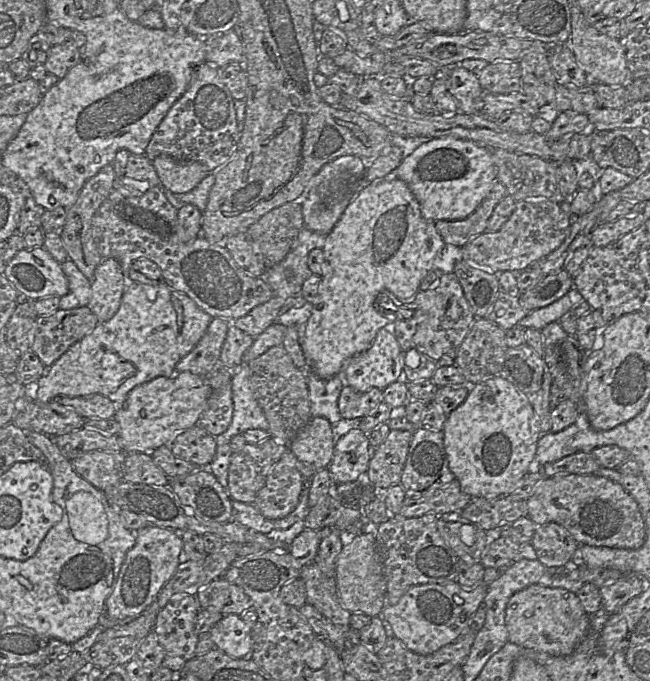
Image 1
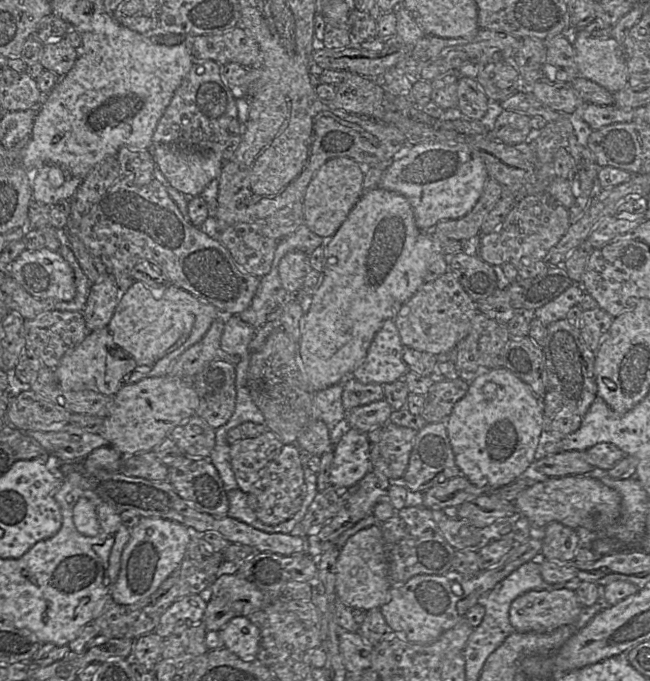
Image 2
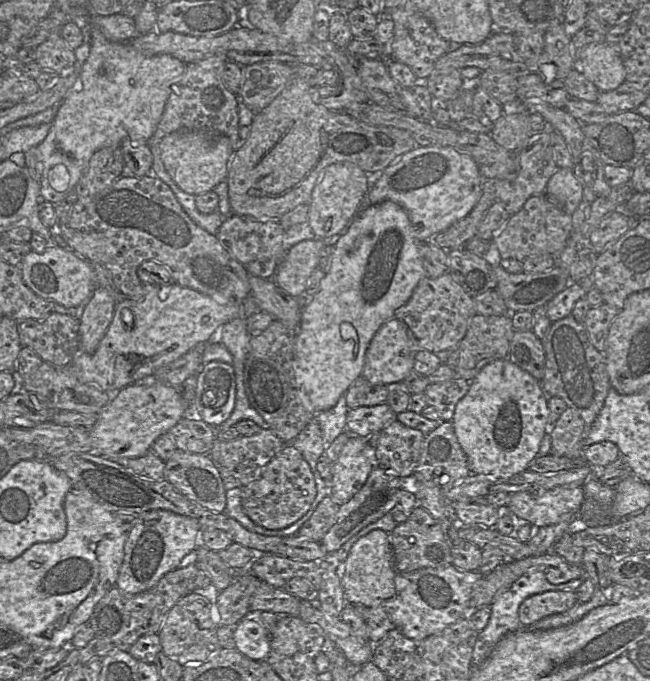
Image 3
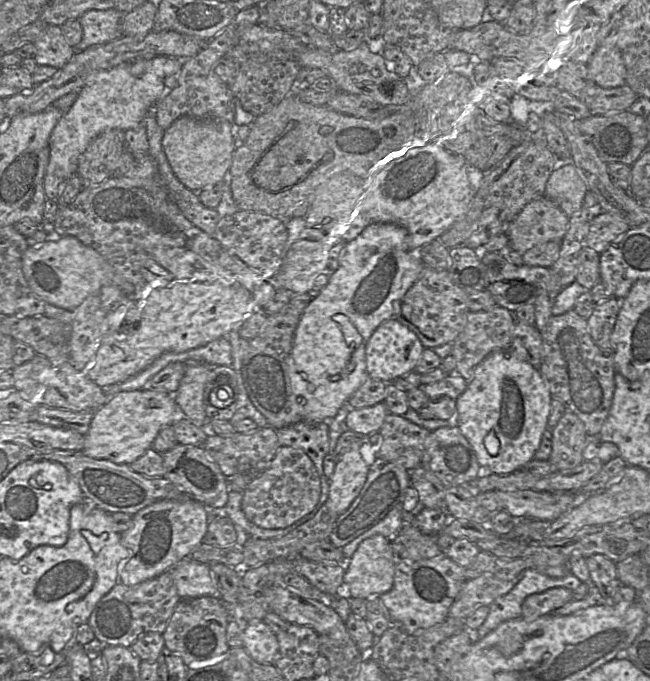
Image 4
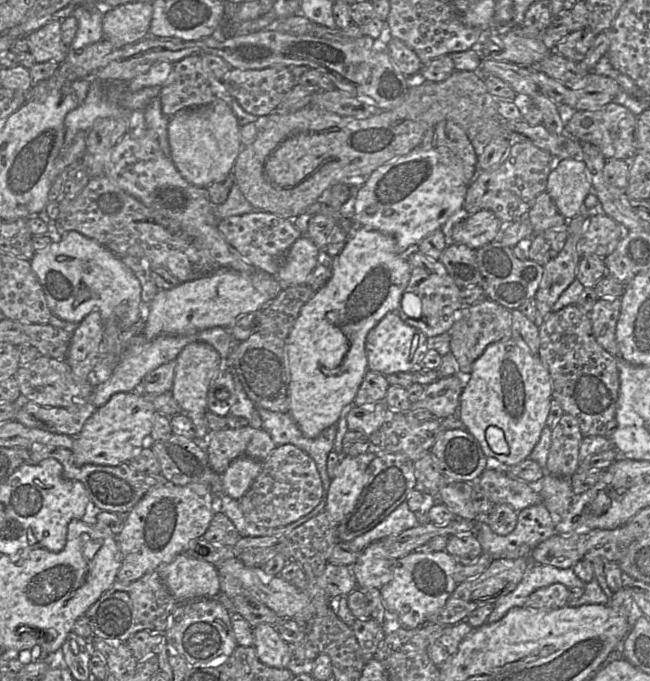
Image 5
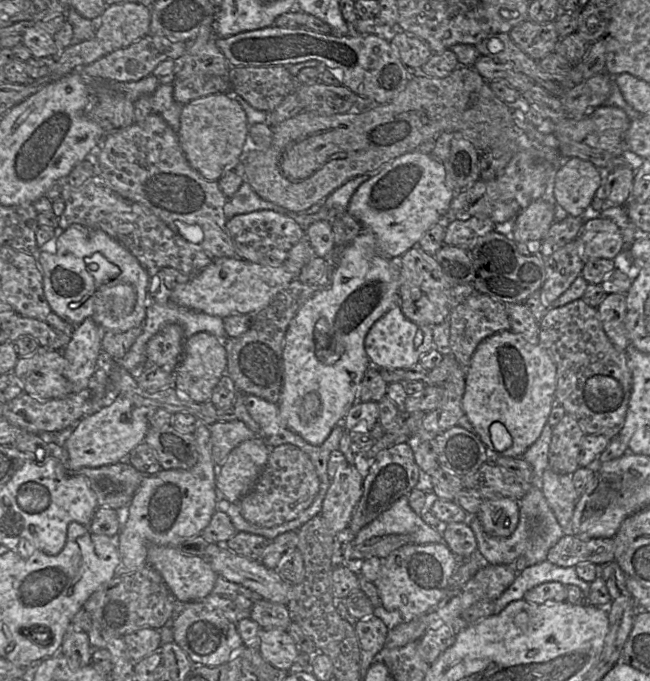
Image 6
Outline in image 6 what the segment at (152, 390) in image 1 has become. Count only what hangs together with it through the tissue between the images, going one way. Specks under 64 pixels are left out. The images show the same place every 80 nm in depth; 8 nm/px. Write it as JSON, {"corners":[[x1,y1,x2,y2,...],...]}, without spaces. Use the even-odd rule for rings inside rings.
{"corners":[[117,395,109,405,84,416,73,427,72,434,64,443,69,457,69,470,98,468,125,460,131,451,144,441,149,428,145,410,147,408,139,408,129,399]]}

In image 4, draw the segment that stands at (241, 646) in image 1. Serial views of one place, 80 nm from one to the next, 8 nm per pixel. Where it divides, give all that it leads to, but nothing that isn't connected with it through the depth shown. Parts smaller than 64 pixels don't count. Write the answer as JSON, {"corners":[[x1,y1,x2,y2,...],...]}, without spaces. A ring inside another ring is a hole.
{"corners":[[249,621,243,630,242,647,256,662,274,665,279,652,275,633,262,621]]}

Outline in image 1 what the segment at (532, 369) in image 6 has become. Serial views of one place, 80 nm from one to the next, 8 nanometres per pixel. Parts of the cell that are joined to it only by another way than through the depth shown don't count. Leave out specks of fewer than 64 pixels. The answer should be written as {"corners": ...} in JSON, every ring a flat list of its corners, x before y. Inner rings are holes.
{"corners":[[494,376,470,386,466,400,447,417,443,435,449,469,461,490,472,498,496,498,507,495,533,465,540,420,523,392]]}

